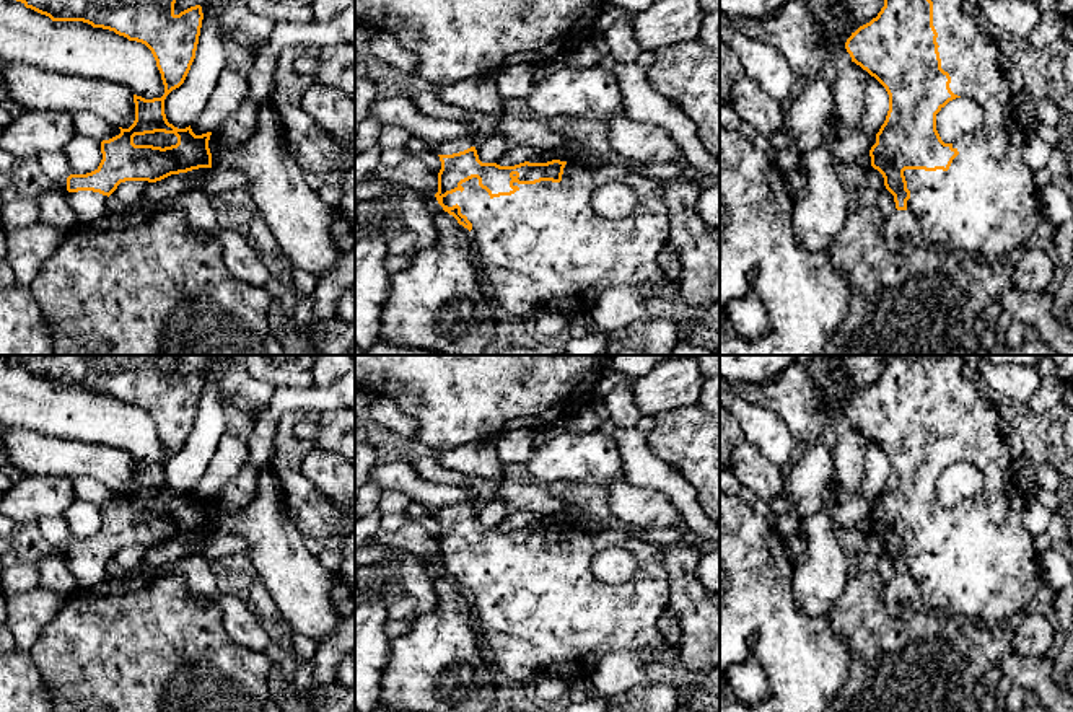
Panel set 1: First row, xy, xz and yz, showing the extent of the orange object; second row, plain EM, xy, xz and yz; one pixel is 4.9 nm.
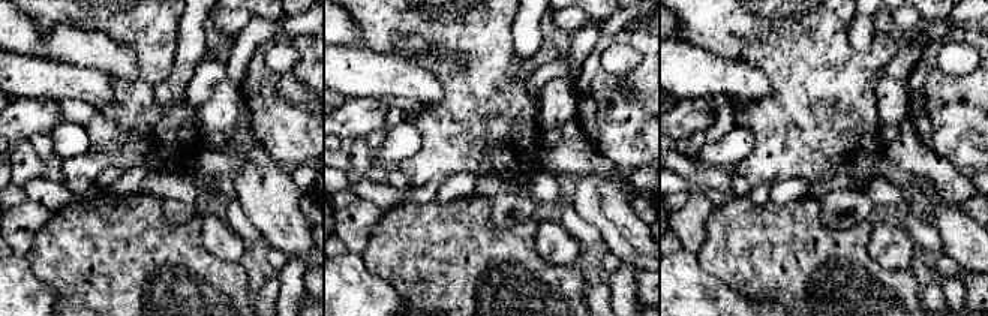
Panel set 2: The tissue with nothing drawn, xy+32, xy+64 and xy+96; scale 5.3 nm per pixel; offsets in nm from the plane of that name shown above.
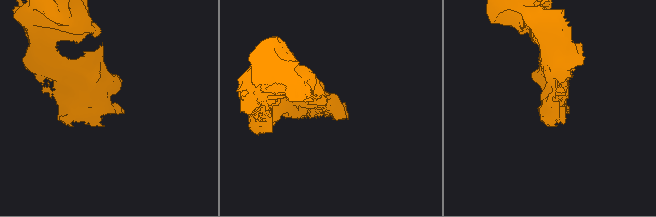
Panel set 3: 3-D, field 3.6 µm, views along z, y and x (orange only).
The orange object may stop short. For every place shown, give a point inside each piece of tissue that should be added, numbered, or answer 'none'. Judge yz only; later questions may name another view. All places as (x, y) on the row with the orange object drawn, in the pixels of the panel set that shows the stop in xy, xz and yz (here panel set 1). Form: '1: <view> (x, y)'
1: yz (987, 204)

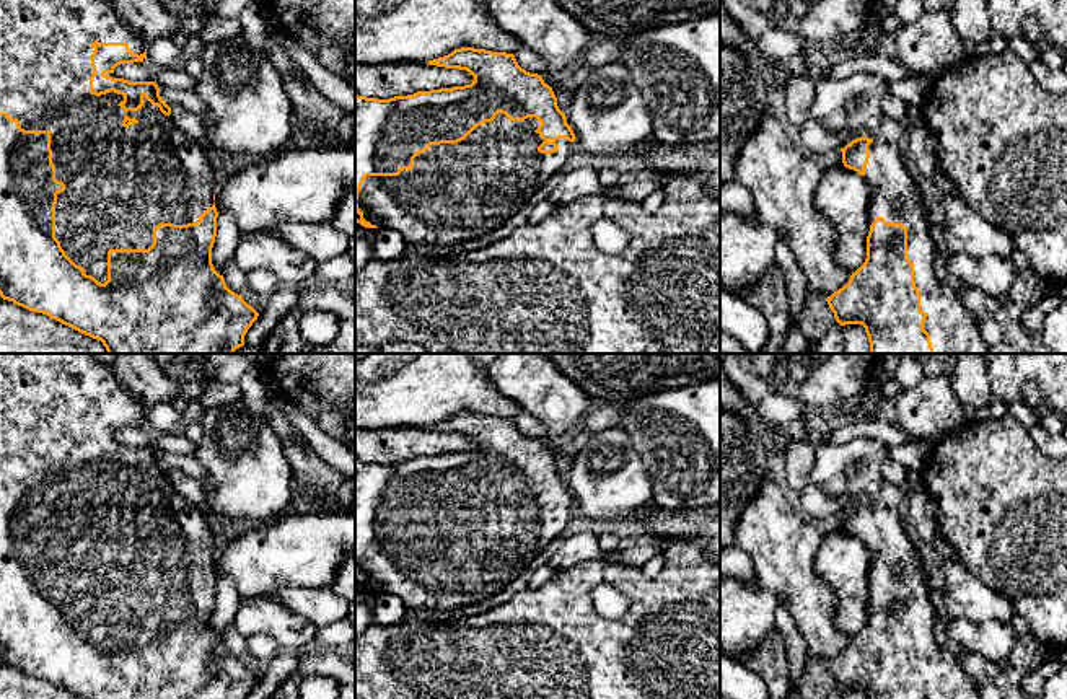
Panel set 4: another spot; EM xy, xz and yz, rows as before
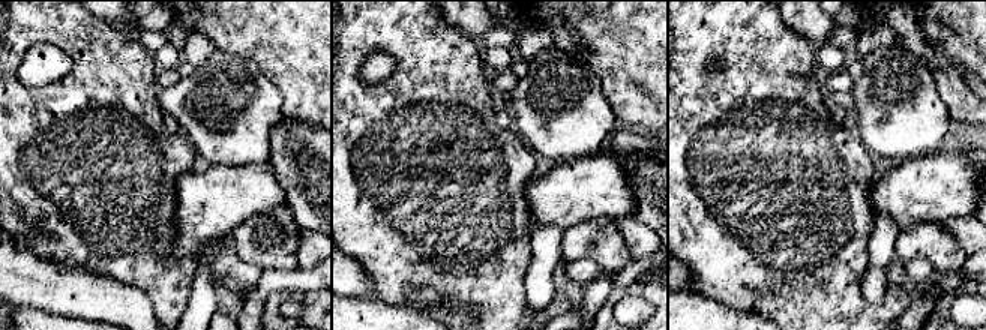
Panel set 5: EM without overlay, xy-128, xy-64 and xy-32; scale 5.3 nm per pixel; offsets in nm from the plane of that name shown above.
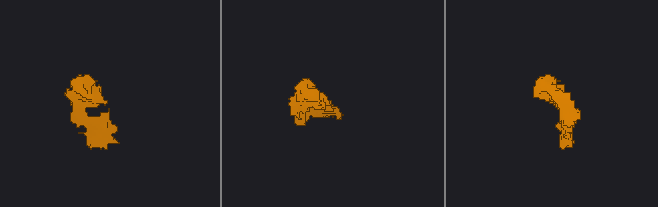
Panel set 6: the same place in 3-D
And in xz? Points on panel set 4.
1: xz (461, 191)

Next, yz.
1: yz (895, 196)

